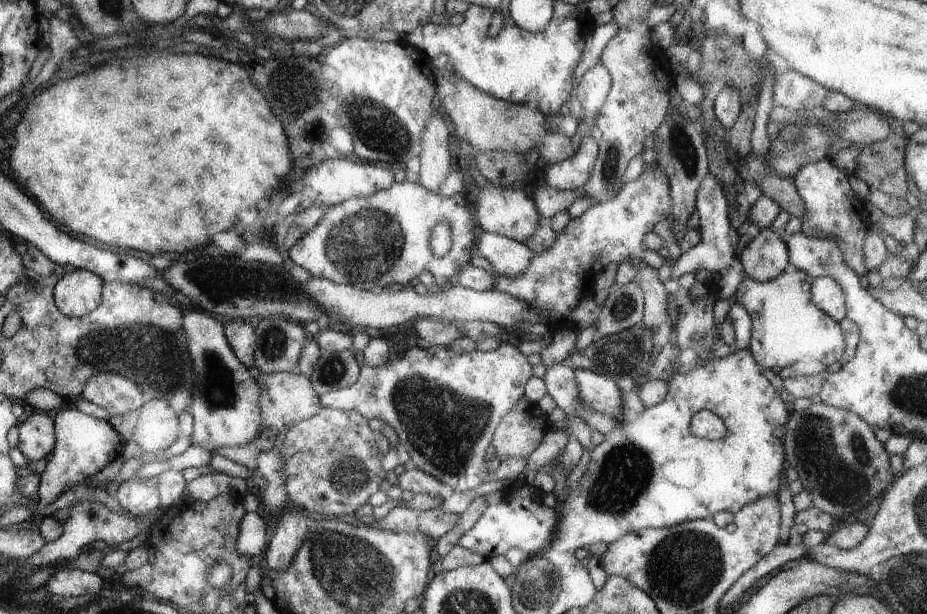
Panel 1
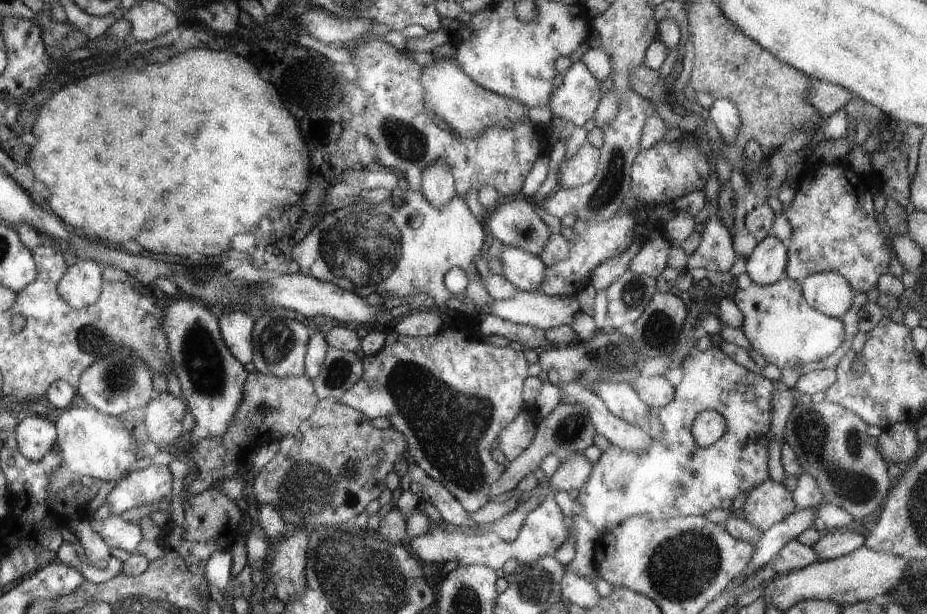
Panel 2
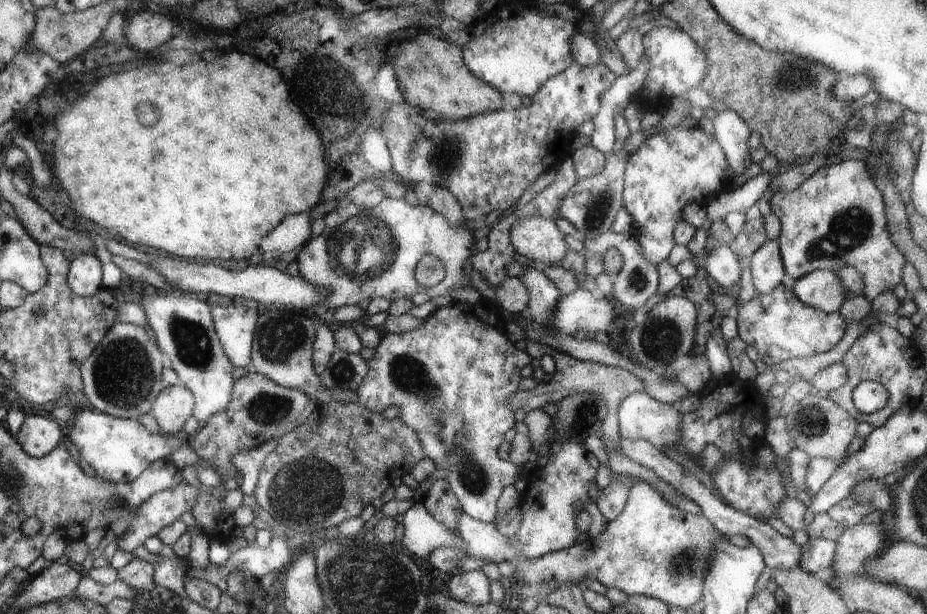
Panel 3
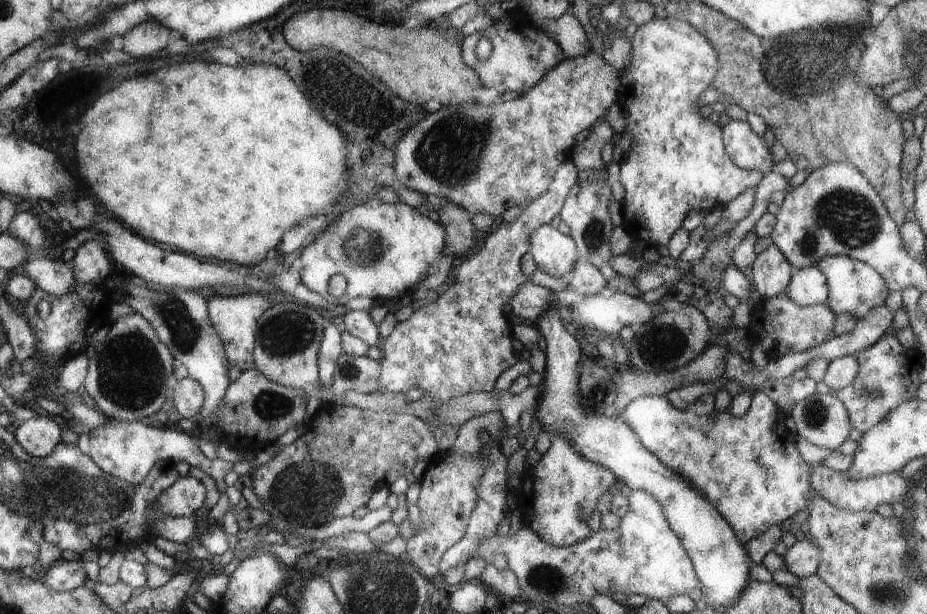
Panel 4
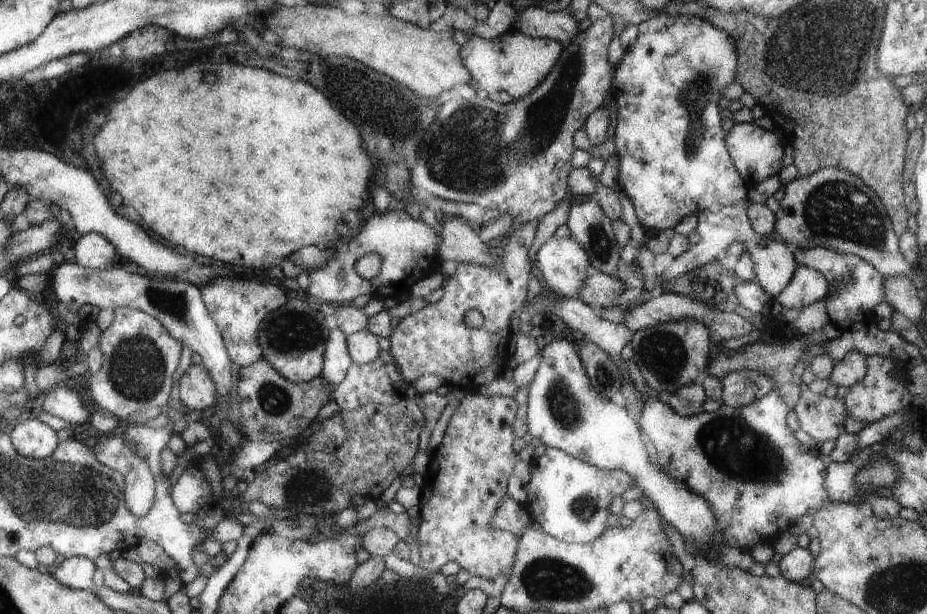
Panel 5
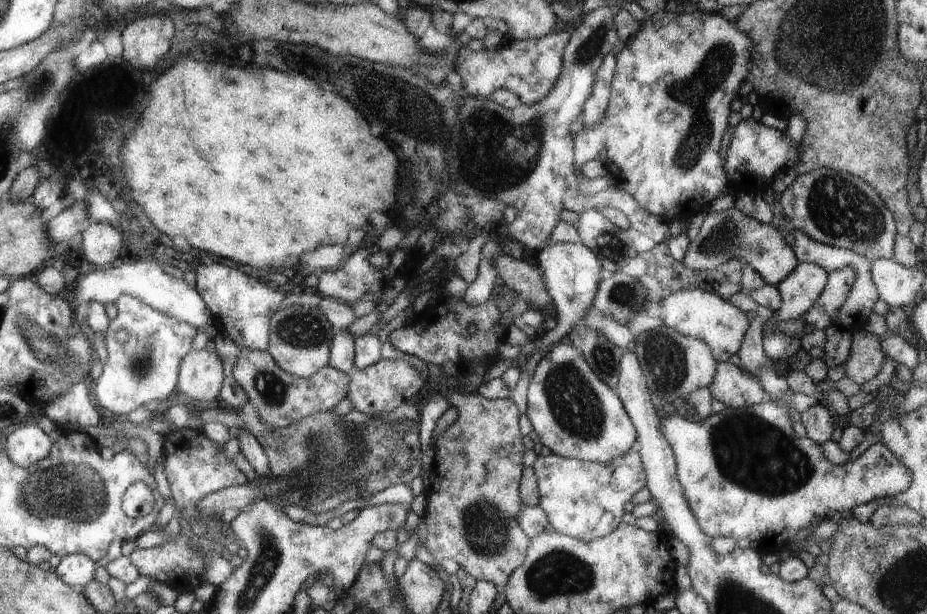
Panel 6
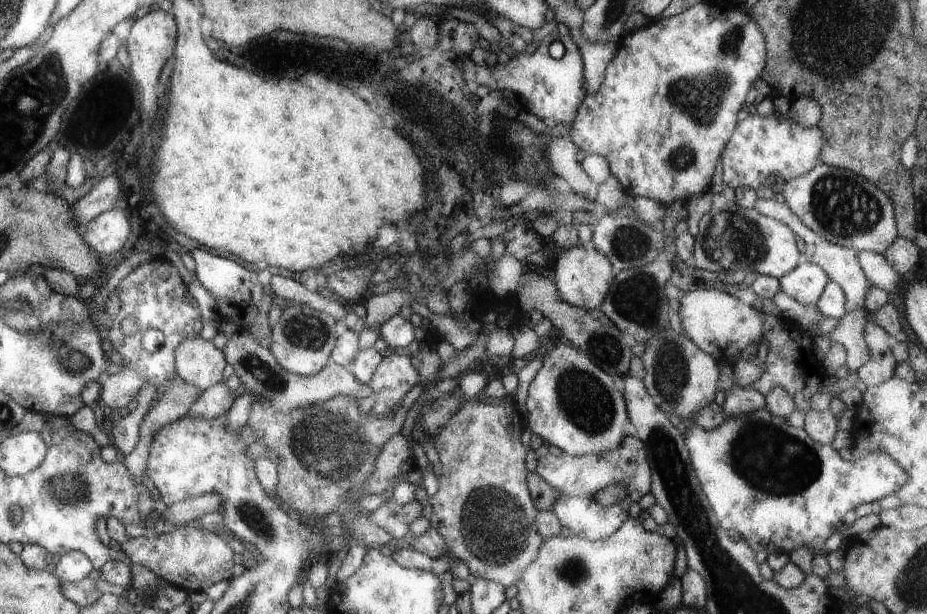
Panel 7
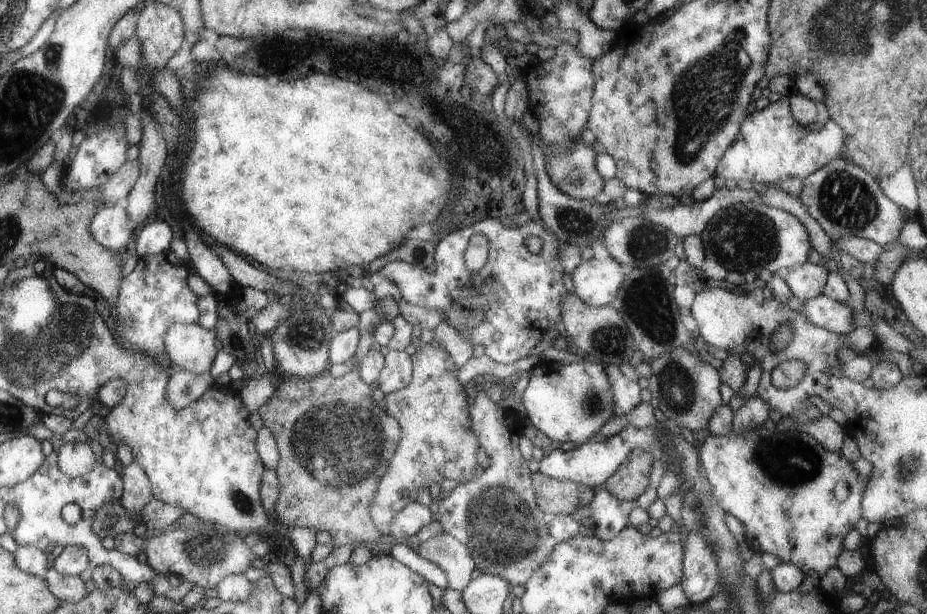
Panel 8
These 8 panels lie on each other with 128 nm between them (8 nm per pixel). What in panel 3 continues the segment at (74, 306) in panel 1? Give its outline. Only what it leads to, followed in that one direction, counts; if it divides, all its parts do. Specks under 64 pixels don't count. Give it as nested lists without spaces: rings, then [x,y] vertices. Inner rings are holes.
[[[91,253],[75,255],[68,263],[66,283],[77,296],[90,297],[101,288],[101,262]]]

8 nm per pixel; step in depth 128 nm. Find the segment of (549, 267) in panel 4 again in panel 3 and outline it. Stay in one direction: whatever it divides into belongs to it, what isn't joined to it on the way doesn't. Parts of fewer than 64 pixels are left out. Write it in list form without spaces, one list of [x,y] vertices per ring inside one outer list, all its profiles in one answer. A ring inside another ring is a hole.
[[[533,215],[517,219],[508,235],[517,256],[536,267],[560,266],[567,250],[552,217]]]

